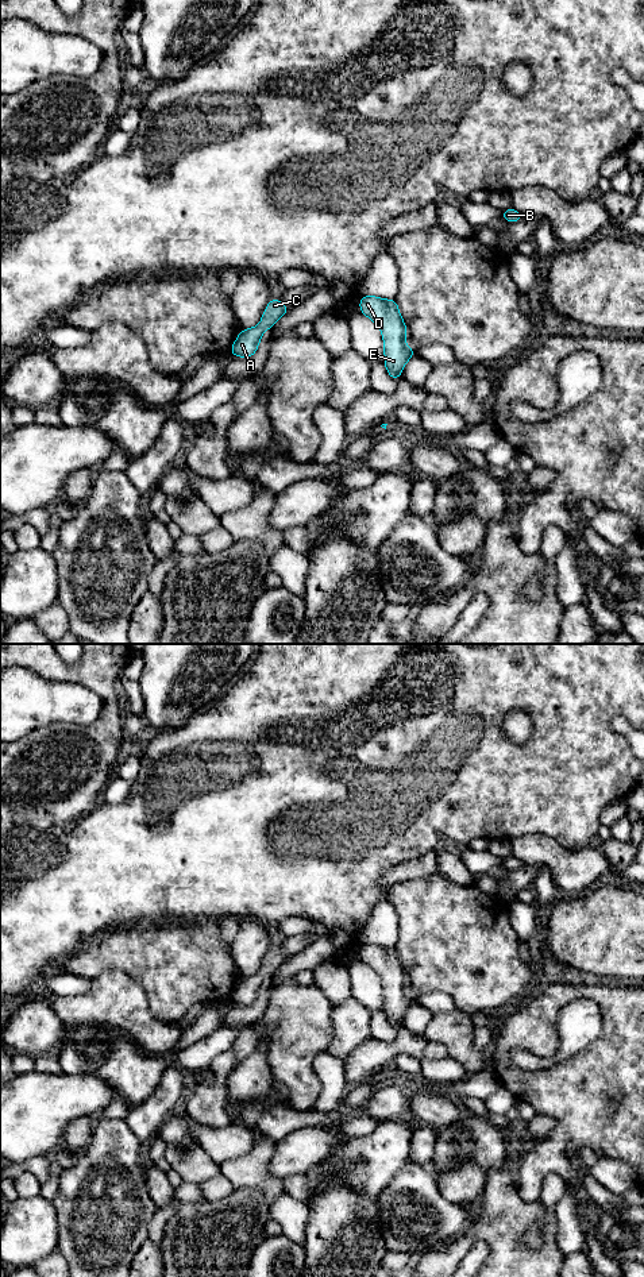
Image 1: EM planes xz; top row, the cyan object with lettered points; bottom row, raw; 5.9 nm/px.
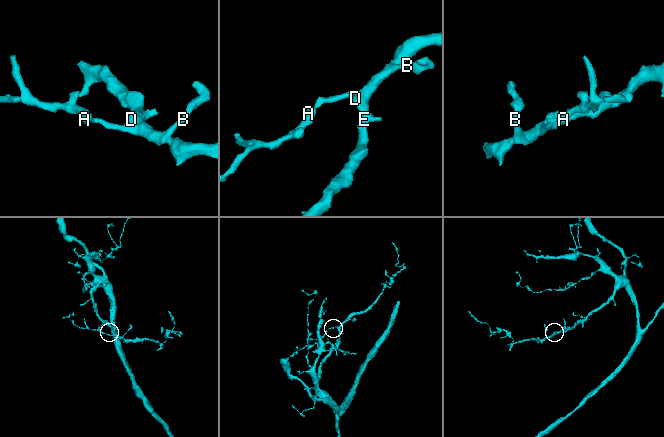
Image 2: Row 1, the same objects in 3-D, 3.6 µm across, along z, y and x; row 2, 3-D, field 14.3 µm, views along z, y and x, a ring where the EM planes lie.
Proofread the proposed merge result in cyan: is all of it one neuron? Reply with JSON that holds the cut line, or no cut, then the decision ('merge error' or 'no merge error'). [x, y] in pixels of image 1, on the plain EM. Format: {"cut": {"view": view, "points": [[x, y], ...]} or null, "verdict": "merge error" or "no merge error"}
{"cut": null, "verdict": "no merge error"}

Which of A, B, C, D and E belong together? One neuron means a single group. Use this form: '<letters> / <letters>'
A B C D E

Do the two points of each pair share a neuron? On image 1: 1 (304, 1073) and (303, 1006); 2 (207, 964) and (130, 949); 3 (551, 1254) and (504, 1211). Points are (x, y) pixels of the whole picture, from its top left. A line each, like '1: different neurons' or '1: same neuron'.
1: same neuron
2: same neuron
3: same neuron

